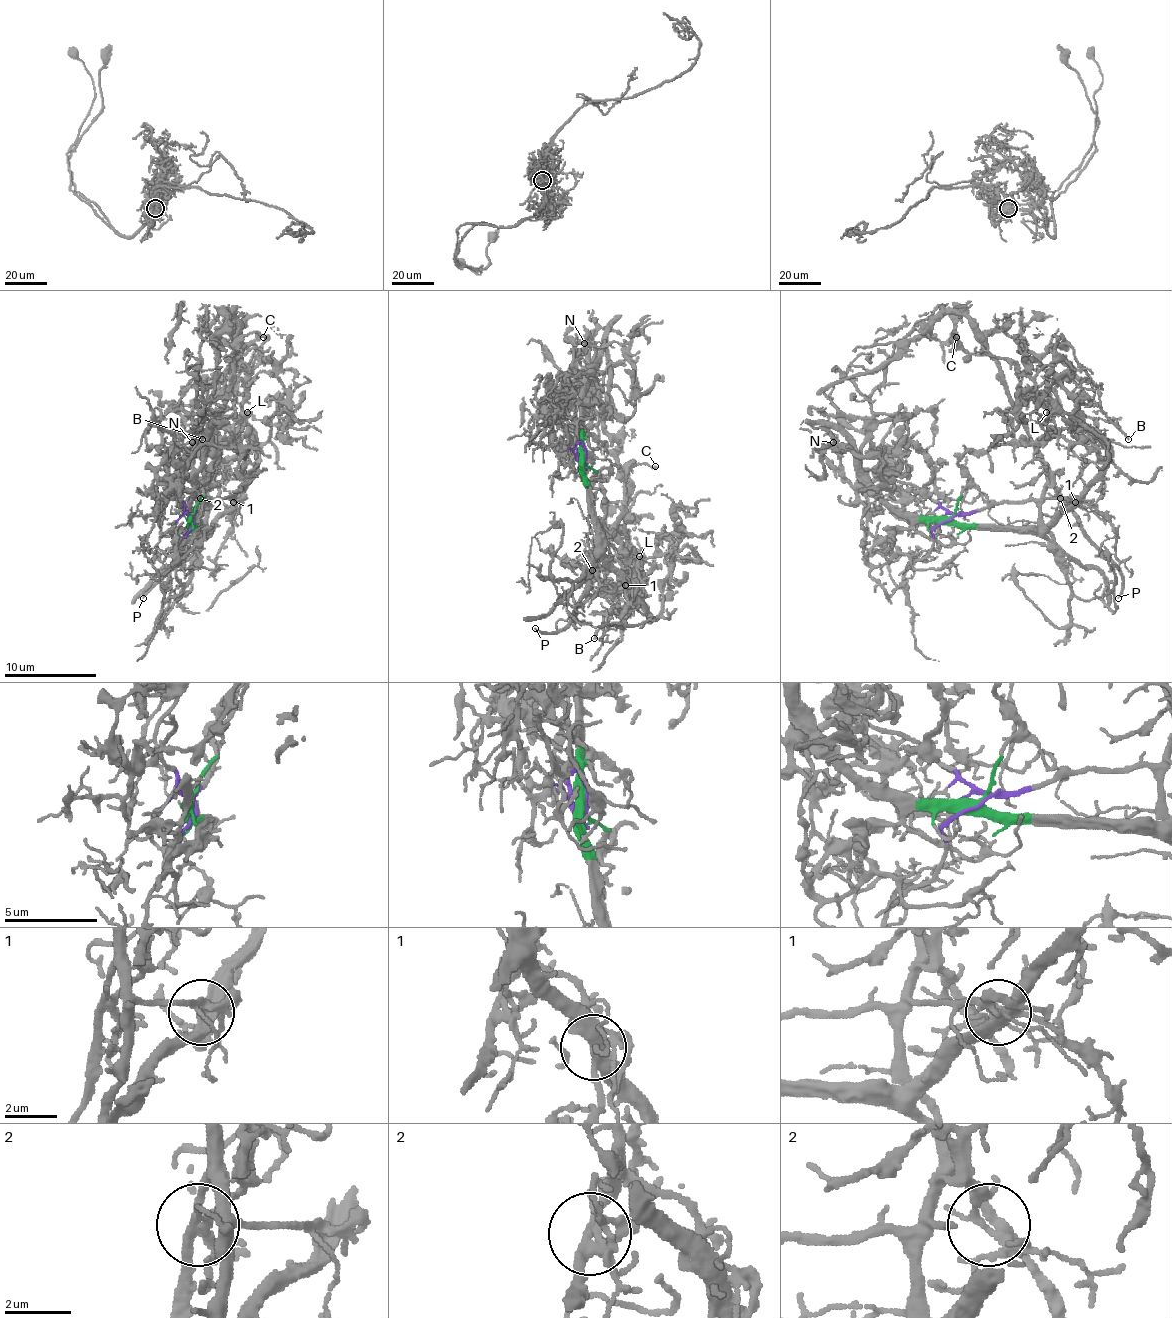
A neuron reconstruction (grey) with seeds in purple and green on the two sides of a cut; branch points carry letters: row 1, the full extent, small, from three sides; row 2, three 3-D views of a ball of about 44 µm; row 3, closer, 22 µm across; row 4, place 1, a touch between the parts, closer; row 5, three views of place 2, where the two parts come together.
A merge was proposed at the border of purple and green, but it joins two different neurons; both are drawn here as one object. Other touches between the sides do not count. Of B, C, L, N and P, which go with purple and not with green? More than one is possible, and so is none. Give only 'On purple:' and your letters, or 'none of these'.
On purple: C, P

